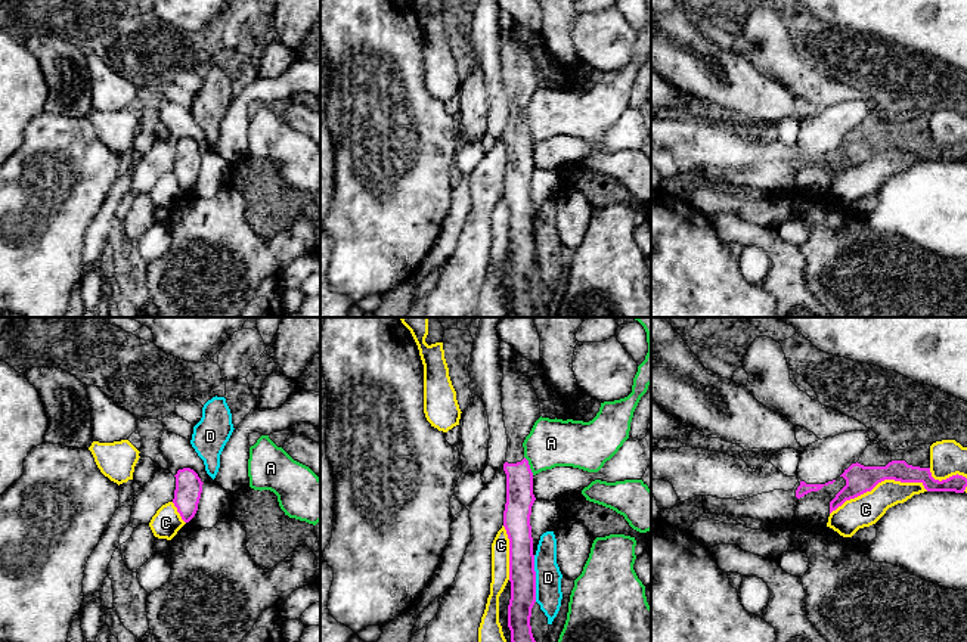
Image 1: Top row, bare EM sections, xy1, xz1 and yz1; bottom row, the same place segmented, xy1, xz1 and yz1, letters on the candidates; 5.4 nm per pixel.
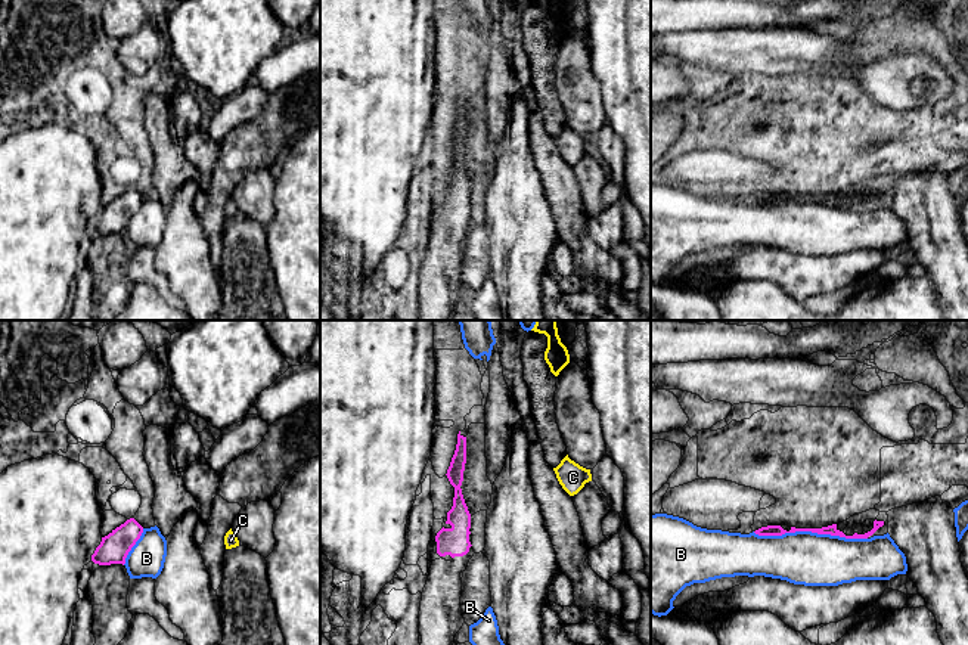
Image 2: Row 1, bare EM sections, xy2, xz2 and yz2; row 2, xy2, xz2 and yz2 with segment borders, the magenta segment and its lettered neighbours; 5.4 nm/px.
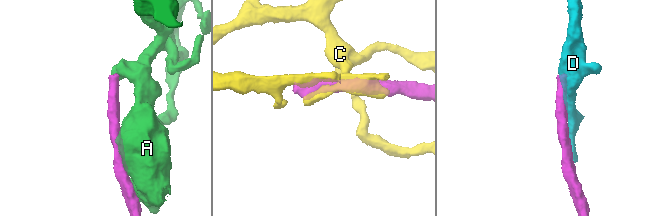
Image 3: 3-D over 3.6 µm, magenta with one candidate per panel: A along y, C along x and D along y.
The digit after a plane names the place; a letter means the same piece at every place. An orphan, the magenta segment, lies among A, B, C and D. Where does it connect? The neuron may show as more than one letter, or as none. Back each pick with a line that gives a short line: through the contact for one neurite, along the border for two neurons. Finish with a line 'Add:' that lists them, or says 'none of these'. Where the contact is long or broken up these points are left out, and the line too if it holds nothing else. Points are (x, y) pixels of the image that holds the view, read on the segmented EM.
Add: none of these

